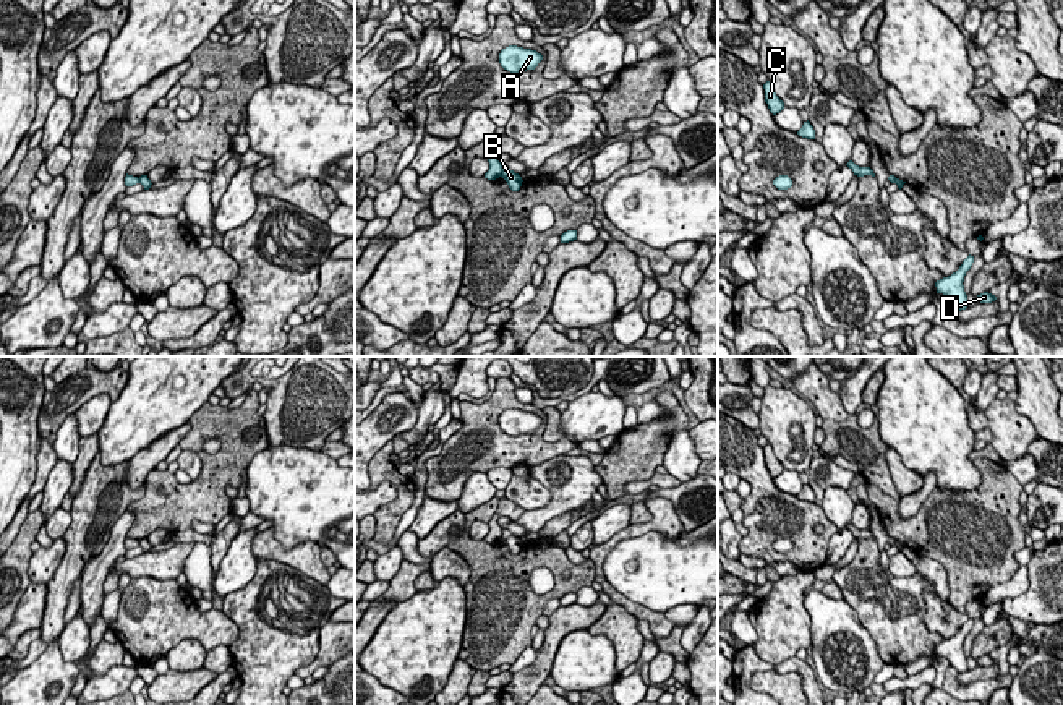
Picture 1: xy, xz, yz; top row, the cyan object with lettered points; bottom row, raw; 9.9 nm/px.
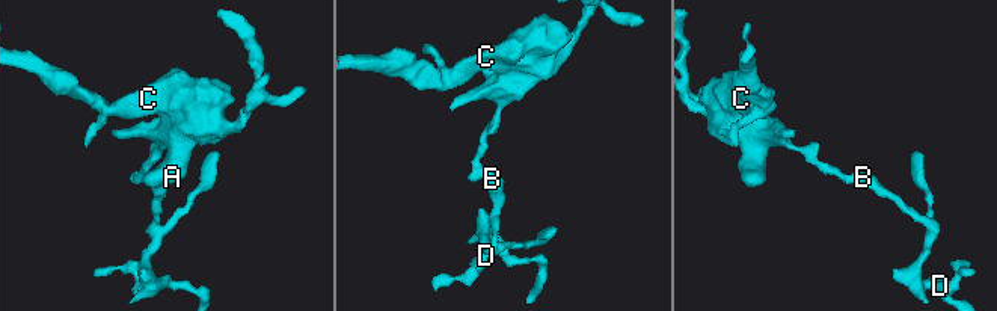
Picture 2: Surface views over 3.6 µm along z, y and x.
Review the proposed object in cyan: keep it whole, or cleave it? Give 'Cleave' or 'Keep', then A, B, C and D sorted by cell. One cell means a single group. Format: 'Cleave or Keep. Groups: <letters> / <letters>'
Cleave. Groups: A C / B D

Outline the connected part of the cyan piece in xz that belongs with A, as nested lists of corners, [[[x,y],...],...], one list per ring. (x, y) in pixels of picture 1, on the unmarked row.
[[[509,408],[501,413],[499,426],[510,436],[535,433],[543,423],[543,418],[532,412]]]

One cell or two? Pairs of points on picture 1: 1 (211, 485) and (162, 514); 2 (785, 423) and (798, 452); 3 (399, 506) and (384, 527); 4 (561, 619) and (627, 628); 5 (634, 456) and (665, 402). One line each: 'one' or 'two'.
1: one
2: one
3: one
4: two
5: one

